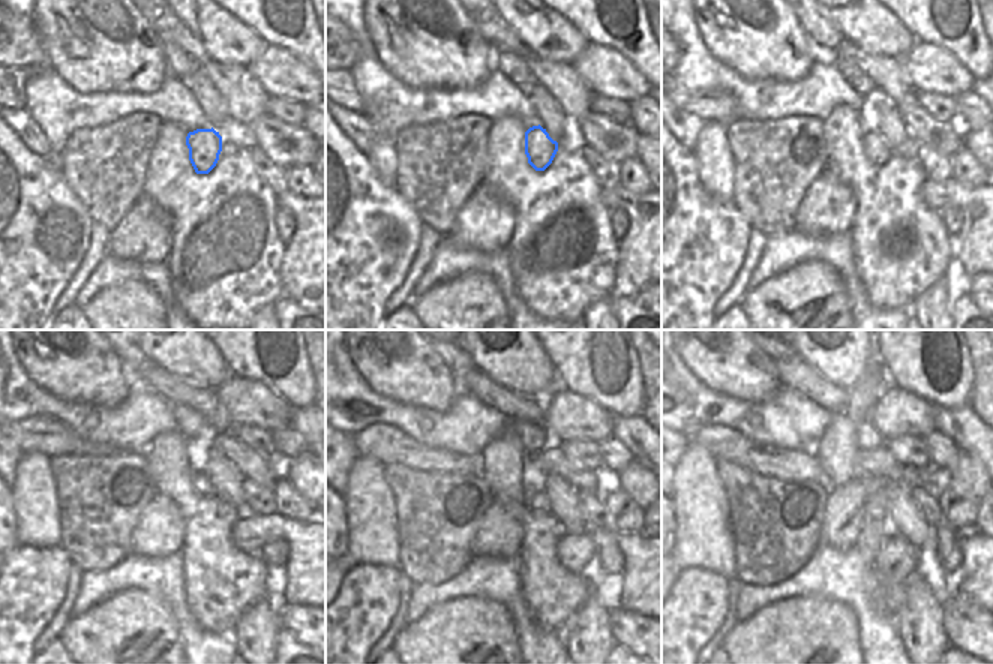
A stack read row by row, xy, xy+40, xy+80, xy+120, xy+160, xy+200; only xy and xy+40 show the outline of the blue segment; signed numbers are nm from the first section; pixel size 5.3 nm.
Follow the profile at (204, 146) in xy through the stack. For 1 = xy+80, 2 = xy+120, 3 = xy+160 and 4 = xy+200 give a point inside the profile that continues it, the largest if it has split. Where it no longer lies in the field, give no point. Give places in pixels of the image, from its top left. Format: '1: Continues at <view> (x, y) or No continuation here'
1: Continues at xy+80 (875, 147)
2: Continues at xy+120 (200, 481)
3: Continues at xy+160 (536, 499)
4: Continues at xy+200 (878, 505)

